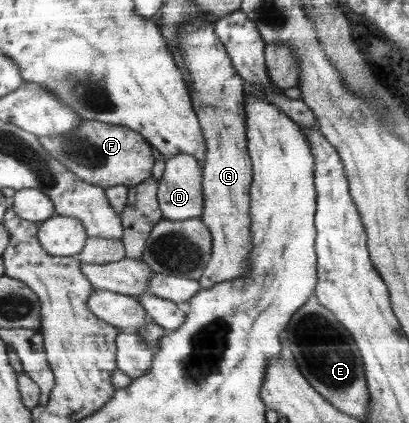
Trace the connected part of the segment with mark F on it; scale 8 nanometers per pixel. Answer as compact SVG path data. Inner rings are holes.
M82 120L81 125L67 135L38 136L45 141L45 150L59 160L79 178L89 183L99 184L105 190L116 185L128 188L152 176L155 157L152 145L138 131L125 126L114 126L103 122Z

